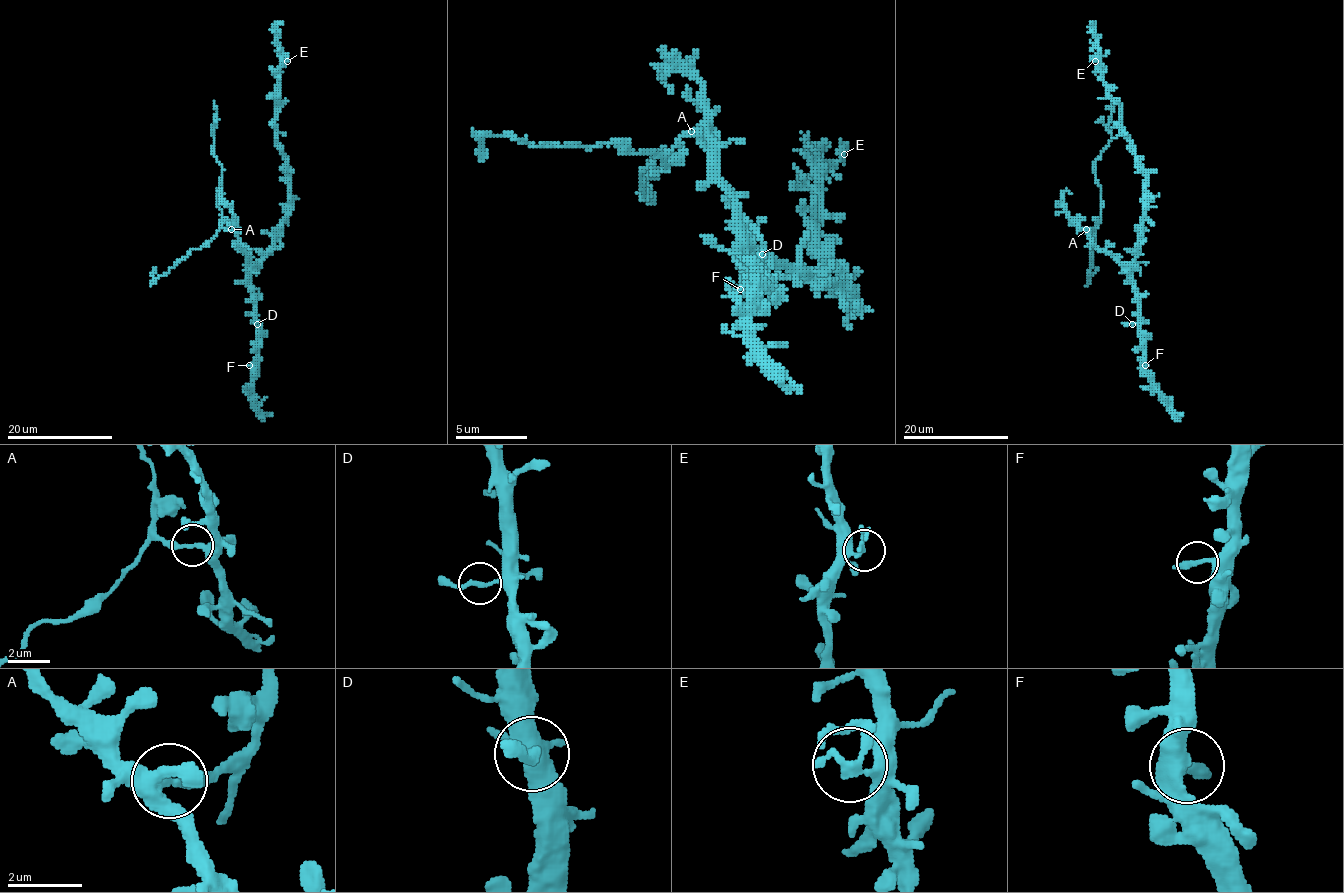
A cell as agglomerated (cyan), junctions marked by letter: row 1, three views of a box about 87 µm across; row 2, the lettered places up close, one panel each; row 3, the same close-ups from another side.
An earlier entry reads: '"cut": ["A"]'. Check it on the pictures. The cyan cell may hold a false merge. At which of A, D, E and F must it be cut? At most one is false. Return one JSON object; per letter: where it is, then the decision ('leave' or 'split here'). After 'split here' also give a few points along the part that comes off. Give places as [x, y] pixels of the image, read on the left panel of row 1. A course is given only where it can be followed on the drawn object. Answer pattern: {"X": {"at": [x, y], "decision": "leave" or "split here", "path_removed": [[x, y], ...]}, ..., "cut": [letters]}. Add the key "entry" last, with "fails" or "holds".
{"A": {"at": [231, 229], "decision": "split here", "path_removed": [[230, 230], [221, 226], [221, 210], [217, 205], [223, 166], [212, 150], [215, 109]]}, "D": {"at": [257, 324], "decision": "leave"}, "E": {"at": [287, 61], "decision": "leave"}, "F": {"at": [249, 365], "decision": "leave"}, "cut": ["A"], "entry": "holds"}

